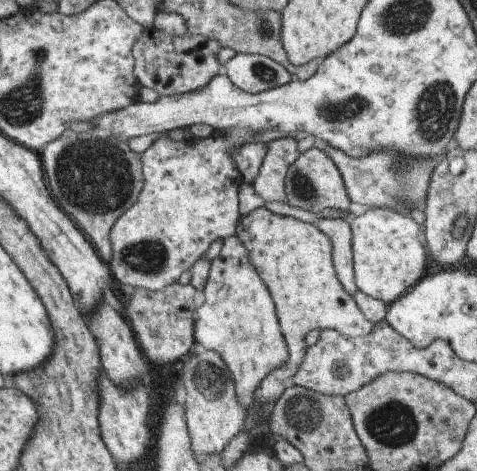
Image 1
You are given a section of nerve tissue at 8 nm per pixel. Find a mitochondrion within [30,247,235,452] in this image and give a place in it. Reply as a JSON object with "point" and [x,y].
{"point":[212,381]}

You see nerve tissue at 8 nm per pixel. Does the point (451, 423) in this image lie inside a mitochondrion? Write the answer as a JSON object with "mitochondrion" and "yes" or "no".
{"mitochondrion":"no"}

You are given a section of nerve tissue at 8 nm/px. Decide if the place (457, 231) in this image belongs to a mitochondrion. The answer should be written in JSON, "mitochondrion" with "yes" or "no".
{"mitochondrion":"yes"}

